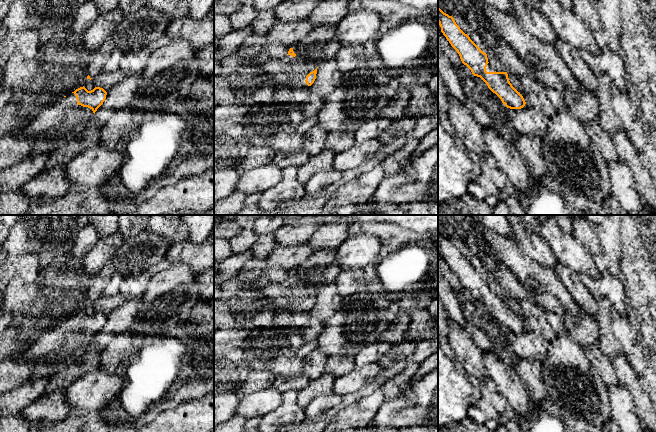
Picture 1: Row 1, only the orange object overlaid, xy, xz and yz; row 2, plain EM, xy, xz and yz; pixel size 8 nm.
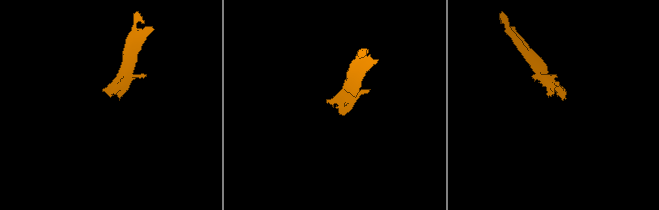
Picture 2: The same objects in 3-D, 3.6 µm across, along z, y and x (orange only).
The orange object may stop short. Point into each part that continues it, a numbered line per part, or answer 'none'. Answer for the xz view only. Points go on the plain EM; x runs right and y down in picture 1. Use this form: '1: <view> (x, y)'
1: xz (290, 295)

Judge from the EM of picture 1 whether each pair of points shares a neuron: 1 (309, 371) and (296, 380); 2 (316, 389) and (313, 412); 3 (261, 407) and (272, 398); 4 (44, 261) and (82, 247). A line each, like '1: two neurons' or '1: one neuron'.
1: two neurons
2: two neurons
3: one neuron
4: two neurons

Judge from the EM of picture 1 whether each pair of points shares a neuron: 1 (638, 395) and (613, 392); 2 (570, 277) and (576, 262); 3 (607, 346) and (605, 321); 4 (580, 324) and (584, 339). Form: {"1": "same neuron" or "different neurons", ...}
{"1": "different neurons", "2": "different neurons", "3": "same neuron", "4": "same neuron"}

